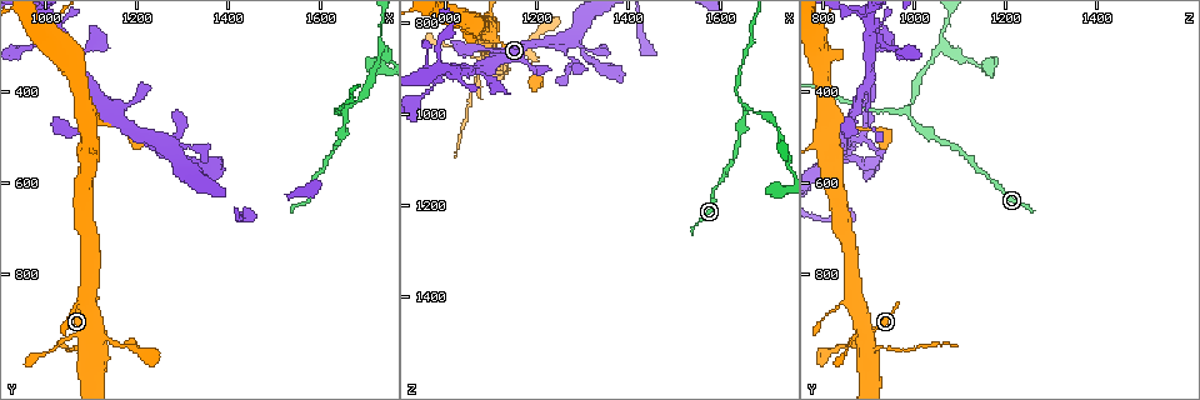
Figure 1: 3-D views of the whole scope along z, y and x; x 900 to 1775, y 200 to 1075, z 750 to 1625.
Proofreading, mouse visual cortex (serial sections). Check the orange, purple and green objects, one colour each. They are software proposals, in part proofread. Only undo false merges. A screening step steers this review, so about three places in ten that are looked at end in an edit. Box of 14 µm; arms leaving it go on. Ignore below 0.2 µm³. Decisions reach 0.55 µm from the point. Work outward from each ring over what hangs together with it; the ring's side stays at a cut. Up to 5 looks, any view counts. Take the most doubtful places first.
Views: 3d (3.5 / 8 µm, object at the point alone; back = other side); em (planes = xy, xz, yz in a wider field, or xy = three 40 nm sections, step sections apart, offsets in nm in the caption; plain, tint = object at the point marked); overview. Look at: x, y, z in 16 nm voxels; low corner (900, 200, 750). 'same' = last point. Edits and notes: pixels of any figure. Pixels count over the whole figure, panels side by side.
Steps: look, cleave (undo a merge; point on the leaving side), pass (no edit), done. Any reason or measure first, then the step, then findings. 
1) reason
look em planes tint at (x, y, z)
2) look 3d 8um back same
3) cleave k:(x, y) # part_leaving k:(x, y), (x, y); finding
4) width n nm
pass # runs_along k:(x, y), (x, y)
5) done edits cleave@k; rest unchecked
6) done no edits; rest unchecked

sudden change in width
look 3d 3.5um at (1655, 445, 990)

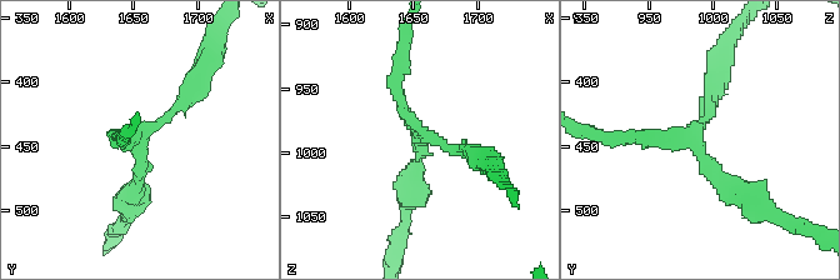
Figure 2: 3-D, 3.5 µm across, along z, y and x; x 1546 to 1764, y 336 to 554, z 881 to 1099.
arms 3; arm_widths 200, 200, 250 nm
look em xy step 1 tint at (1656, 442, 988)

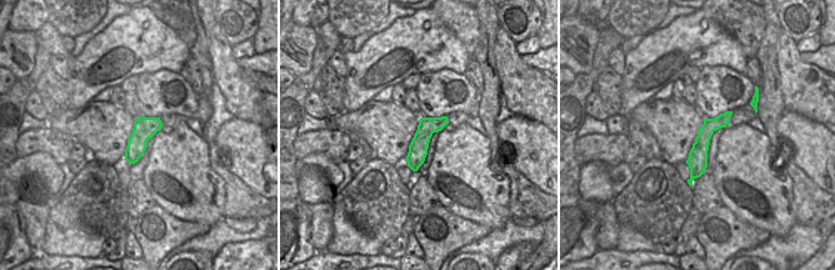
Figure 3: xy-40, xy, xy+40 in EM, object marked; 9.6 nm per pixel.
pass # runs_along 2:(131, 196), (143, 135), (196, 81); continuous, no second cell

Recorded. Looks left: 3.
a fork
look 3d 8um at (1735, 305, 1060)

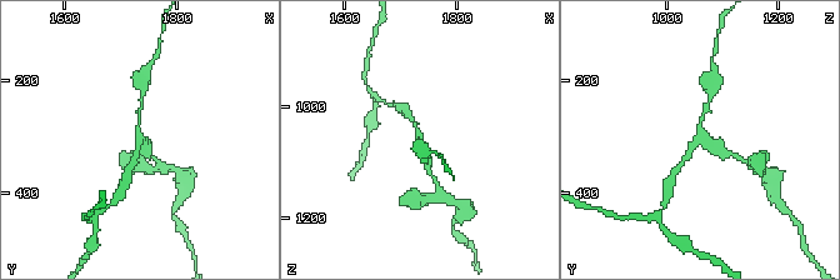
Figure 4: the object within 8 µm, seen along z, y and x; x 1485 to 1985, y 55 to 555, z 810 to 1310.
look 3d 3.5um back at (1730, 300, 1060)

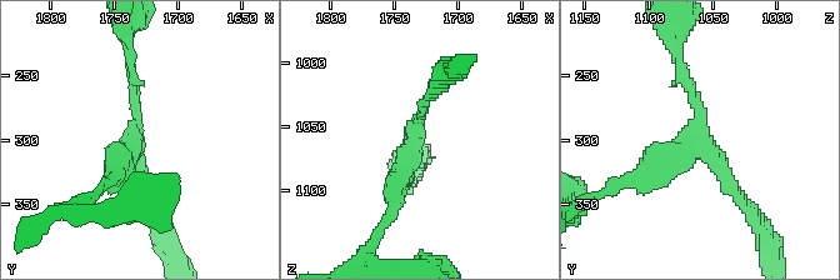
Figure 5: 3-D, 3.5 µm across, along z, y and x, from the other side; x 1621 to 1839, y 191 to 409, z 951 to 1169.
look em xy step 5 tint at (1736, 304, 1058)

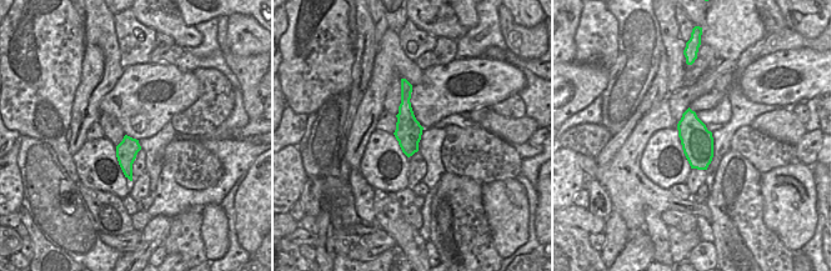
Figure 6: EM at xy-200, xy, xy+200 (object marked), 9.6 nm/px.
width 260 nm
cleave 5:(663, 159) # part_leaving 5:(698, 144), (599, 194); a second cell is stuck on

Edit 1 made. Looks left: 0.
done edits cleave@5; rest unchecked

